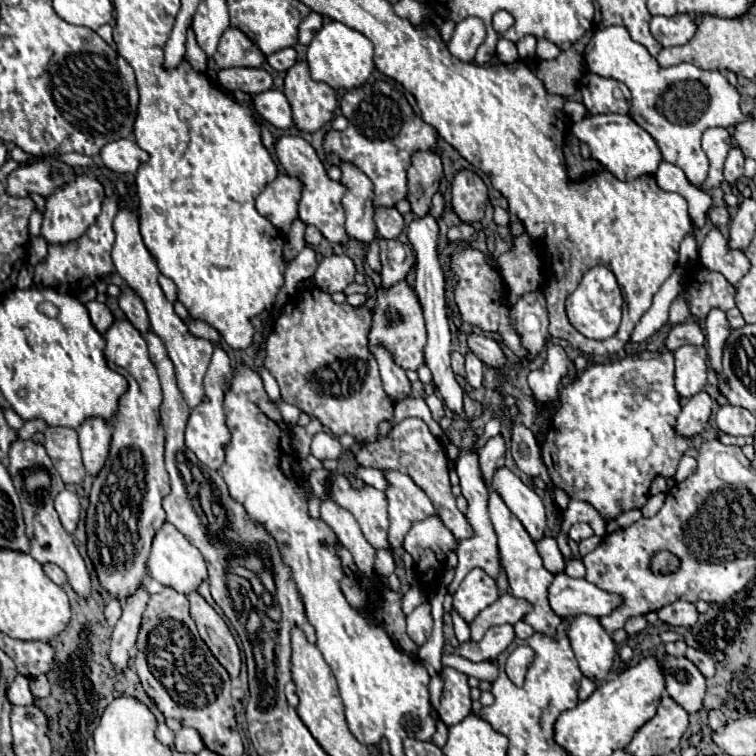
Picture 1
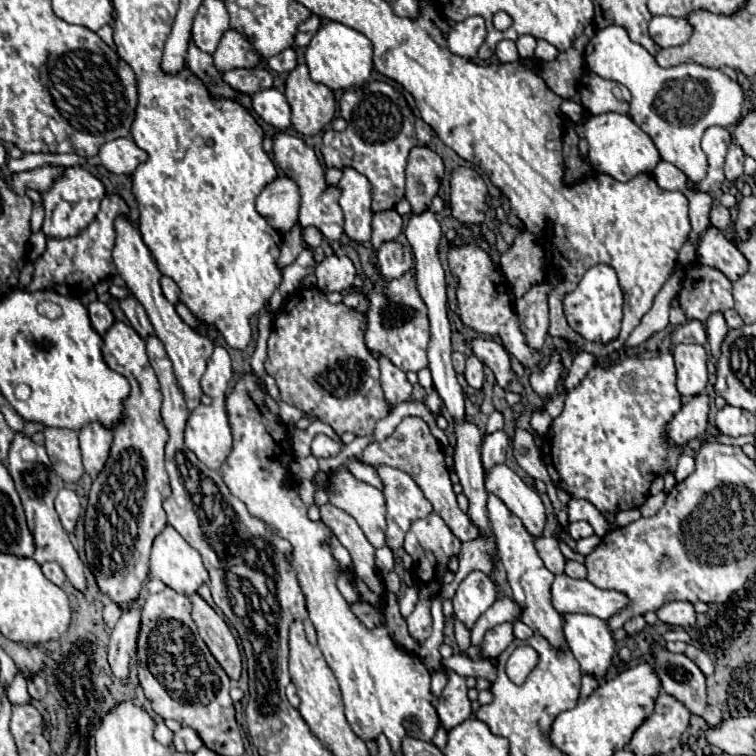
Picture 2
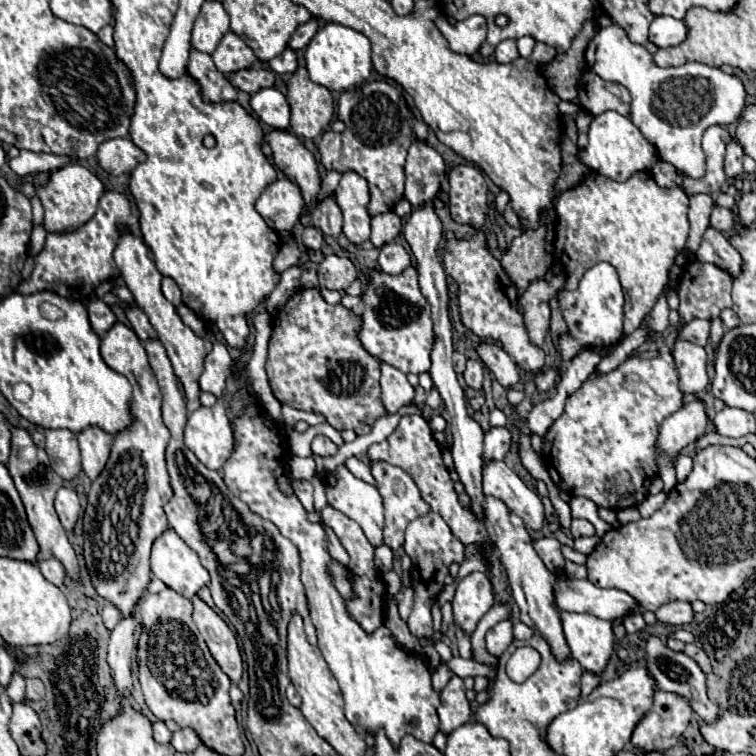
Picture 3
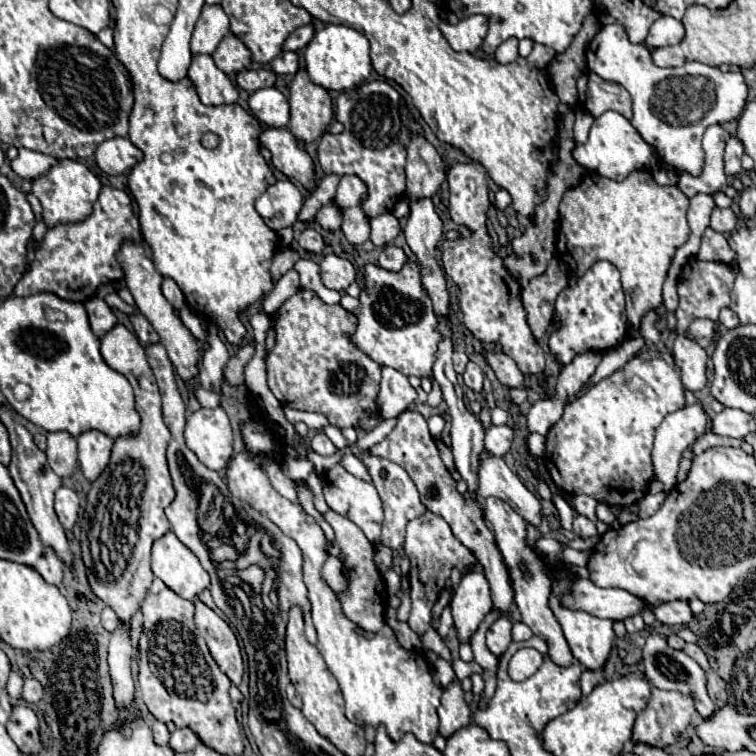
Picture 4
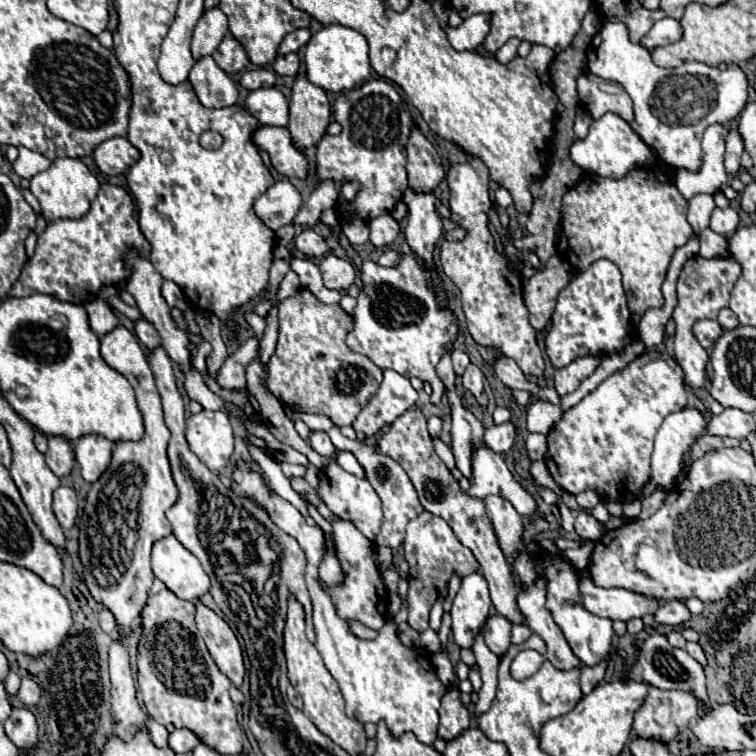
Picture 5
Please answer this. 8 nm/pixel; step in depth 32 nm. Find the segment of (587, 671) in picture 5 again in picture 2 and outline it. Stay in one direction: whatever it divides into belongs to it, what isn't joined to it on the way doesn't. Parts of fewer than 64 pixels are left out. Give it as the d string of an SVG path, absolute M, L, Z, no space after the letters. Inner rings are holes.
M584 674L582 676L582 690L580 690L580 700L586 700L590 694L592 694L592 690L598 686L598 680L594 678L594 676L590 676L590 674Z

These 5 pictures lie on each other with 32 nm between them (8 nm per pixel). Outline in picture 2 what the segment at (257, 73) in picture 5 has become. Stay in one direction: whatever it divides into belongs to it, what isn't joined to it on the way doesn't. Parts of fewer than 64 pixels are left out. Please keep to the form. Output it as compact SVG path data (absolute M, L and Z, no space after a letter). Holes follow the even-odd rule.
M238 68L238 70L232 70L232 72L224 72L224 82L228 82L232 88L236 88L238 92L246 92L246 94L256 94L260 90L266 90L266 88L272 88L272 74L266 70L266 68Z

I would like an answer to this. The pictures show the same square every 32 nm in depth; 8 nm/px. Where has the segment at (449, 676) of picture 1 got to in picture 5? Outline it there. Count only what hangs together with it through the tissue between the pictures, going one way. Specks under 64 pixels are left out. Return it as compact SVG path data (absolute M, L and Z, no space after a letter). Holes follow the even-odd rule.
M446 692L442 698L442 706L438 710L440 726L438 738L450 742L470 728L470 714L460 702L460 692Z

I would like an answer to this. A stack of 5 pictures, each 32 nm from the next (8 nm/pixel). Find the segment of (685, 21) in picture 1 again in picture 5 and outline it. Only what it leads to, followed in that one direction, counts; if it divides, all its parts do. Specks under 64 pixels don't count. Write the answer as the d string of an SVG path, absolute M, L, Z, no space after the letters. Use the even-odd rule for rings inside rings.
M662 18L640 40L640 46L644 46L646 50L654 50L658 46L666 46L666 44L672 44L672 42L680 40L680 36L682 36L680 22L672 20L672 18Z

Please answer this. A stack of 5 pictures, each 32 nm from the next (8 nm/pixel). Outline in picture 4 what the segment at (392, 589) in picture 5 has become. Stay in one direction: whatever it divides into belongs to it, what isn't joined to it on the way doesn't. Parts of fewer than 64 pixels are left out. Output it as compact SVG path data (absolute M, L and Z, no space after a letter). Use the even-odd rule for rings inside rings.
M386 570L386 572L382 574L382 578L384 578L384 582L386 582L388 592L390 592L390 594L398 594L398 590L400 590L400 576L398 576L394 570Z

